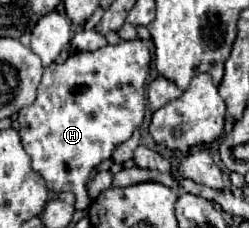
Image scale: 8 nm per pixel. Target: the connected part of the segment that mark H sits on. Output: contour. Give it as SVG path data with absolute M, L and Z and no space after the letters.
M140 39L122 41L120 45L106 45L92 53L82 53L82 51L72 53L64 63L60 65L52 63L50 67L46 67L44 77L38 85L38 97L34 105L28 105L18 113L20 137L26 153L32 159L32 169L44 177L46 187L50 191L74 193L76 195L74 207L78 211L88 209L90 205L86 183L94 167L98 167L104 159L110 159L114 147L126 141L144 119L144 109L146 109L144 87L146 87L150 61L152 61L152 55Z

